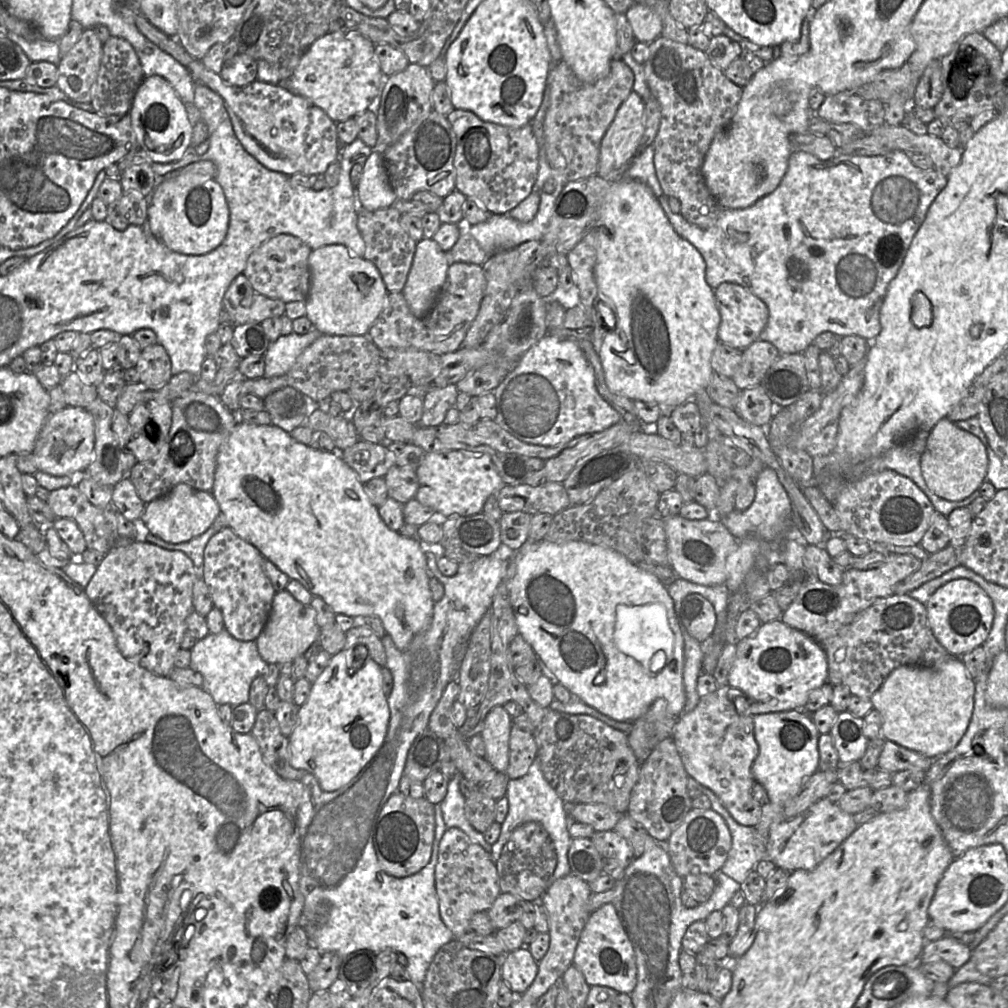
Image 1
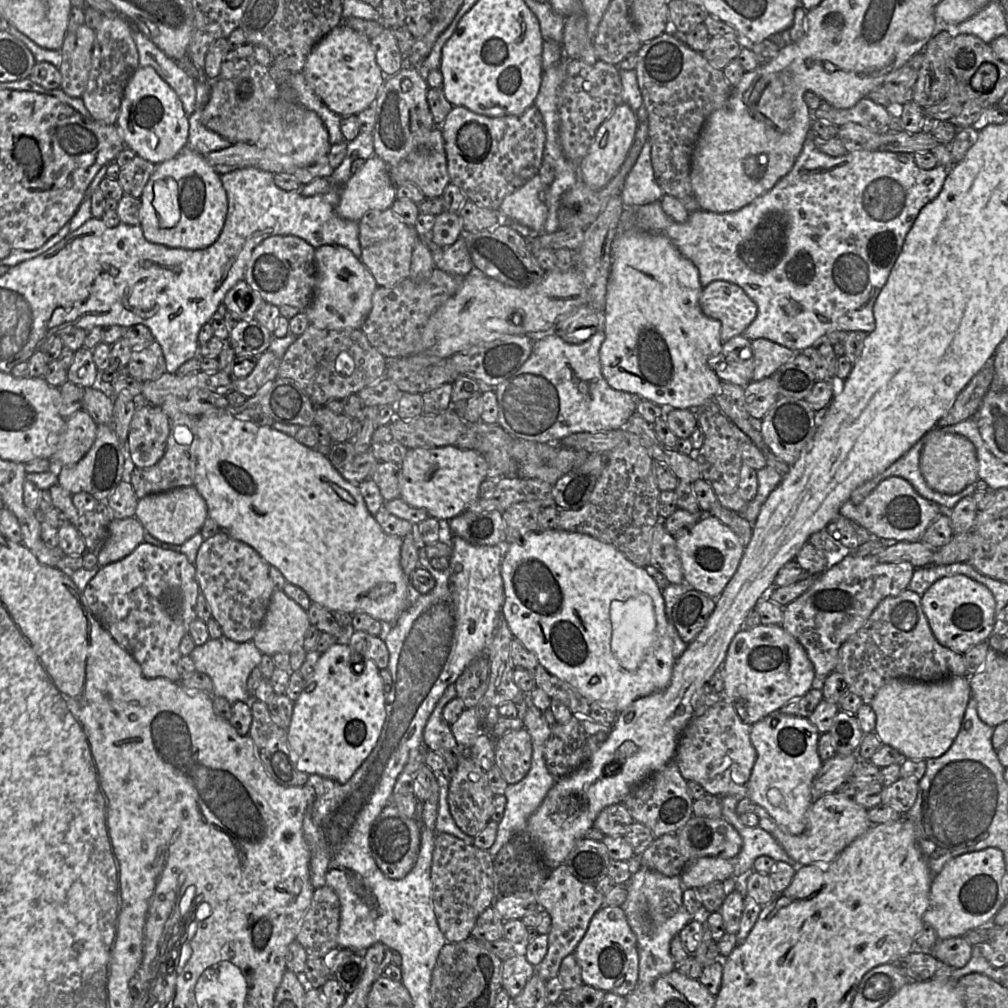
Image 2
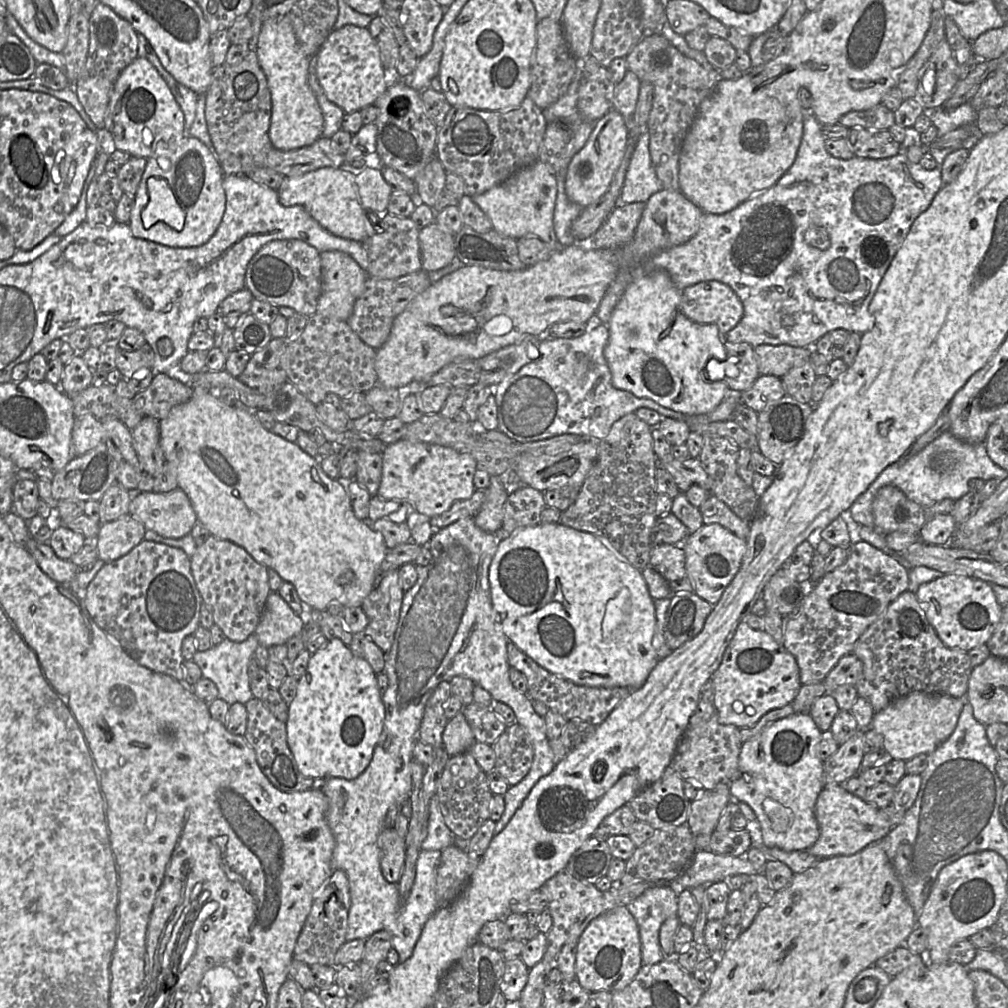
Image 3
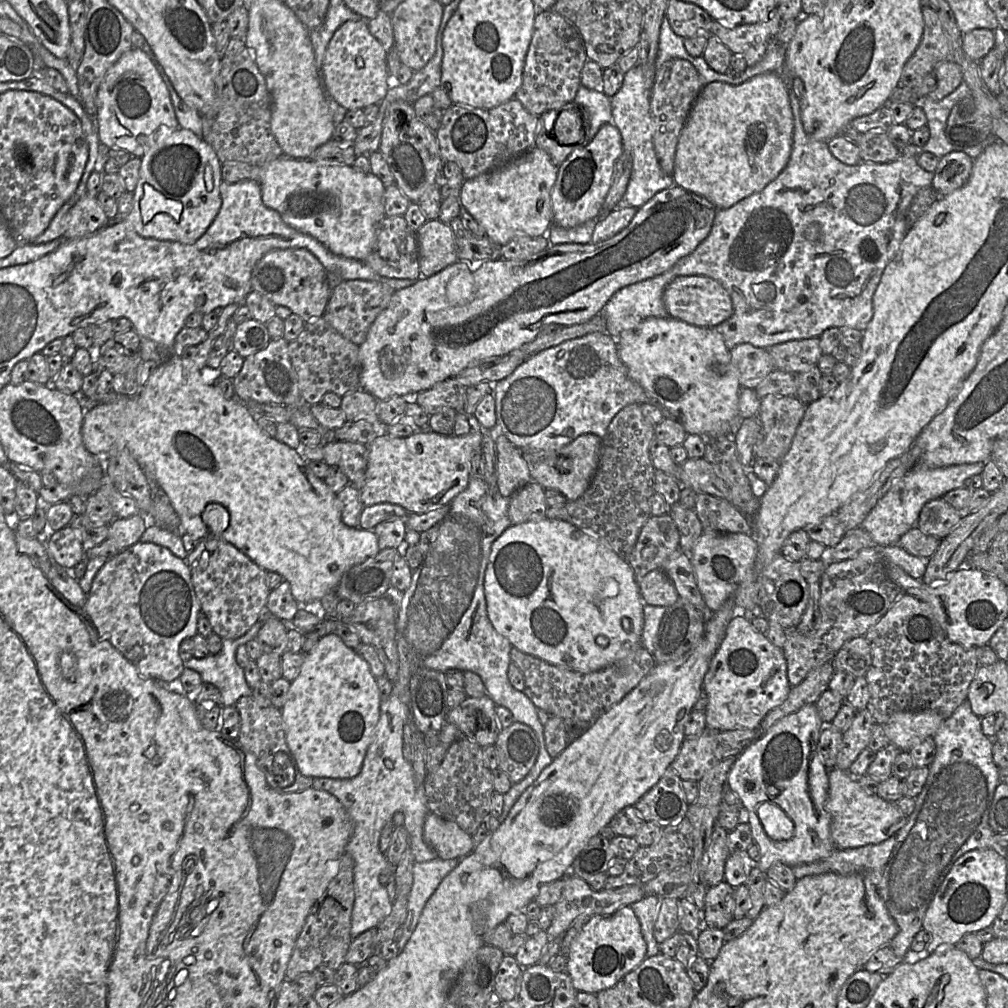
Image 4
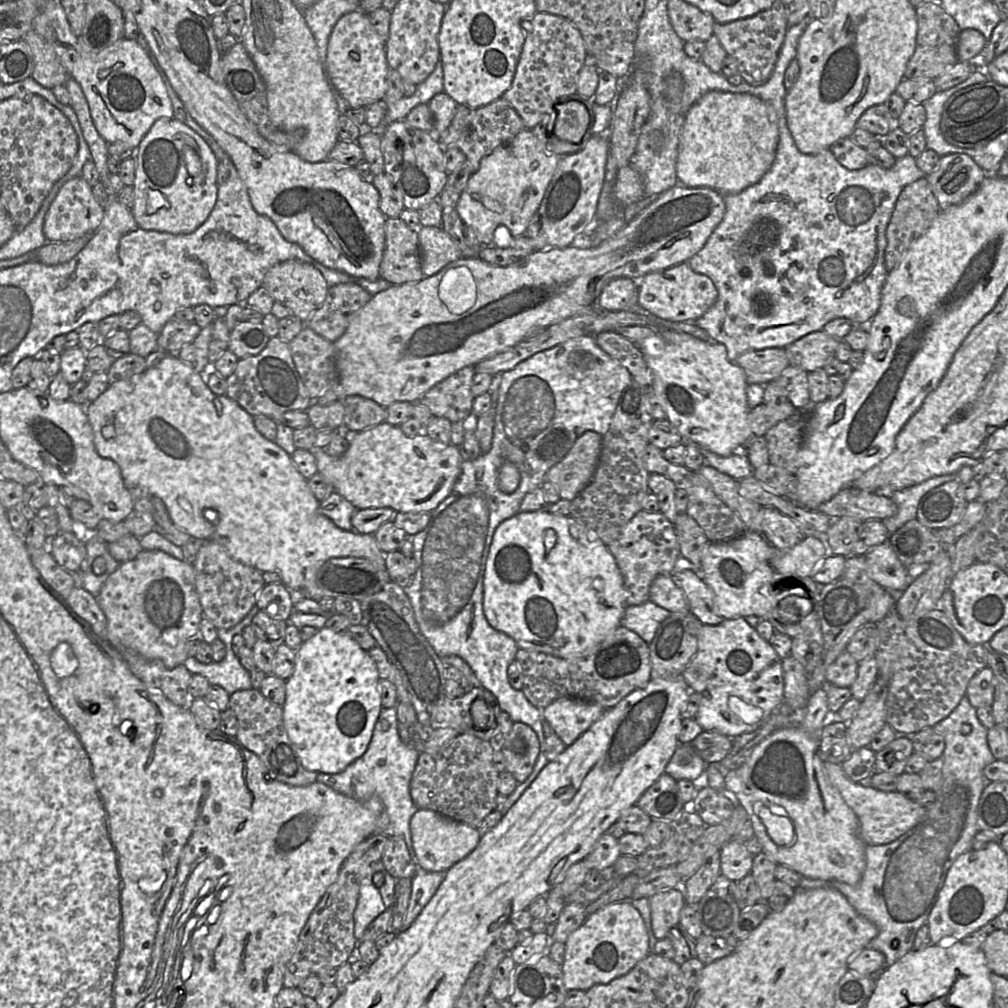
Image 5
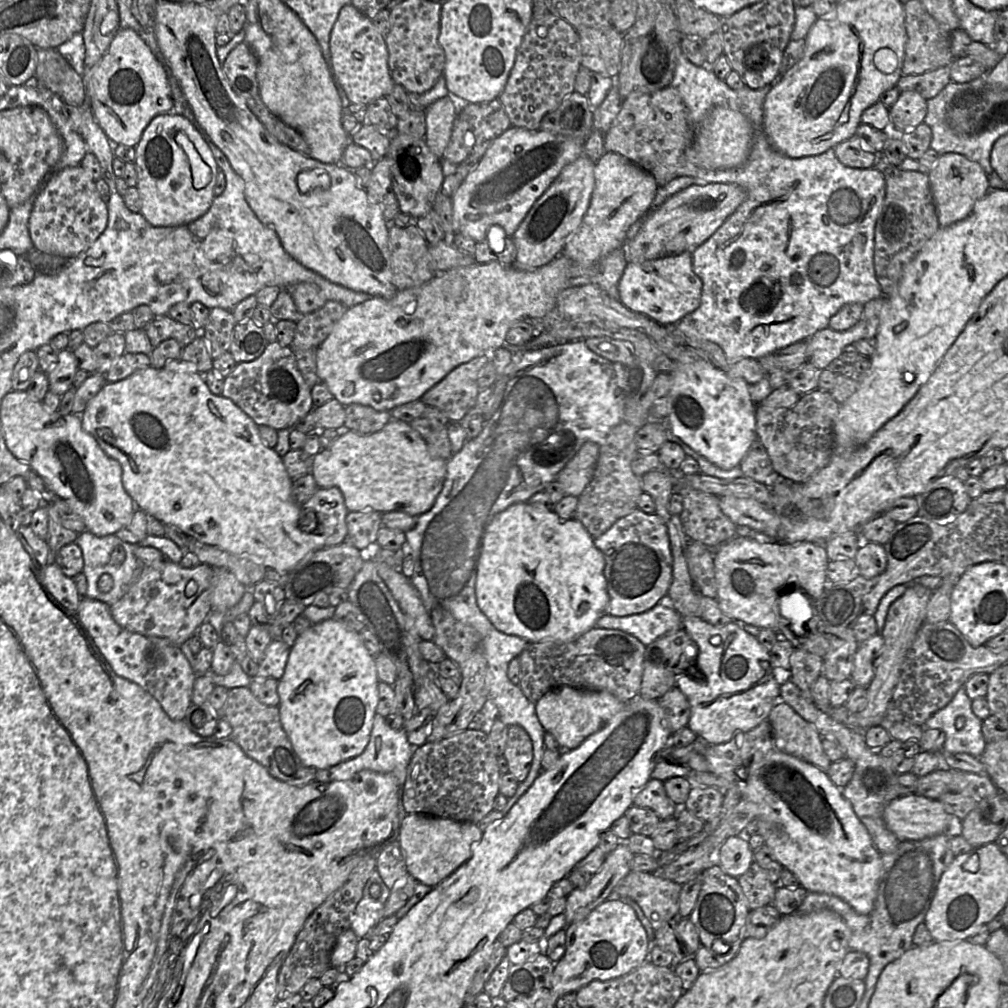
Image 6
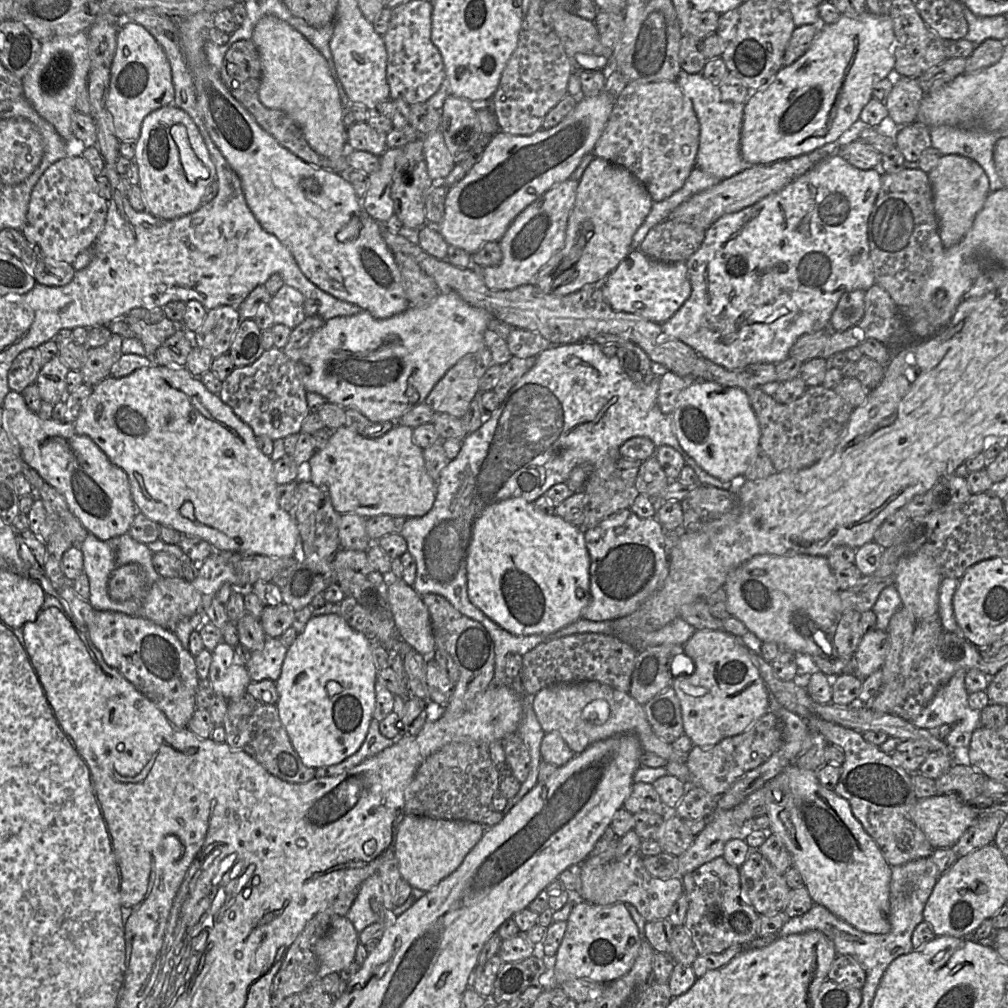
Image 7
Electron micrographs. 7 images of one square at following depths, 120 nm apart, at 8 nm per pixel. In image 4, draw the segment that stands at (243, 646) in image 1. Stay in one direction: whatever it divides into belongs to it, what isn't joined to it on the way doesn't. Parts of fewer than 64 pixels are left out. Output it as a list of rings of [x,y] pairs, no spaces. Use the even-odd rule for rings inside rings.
[[[263,619],[257,621],[244,636],[222,639],[223,647],[217,654],[198,659],[192,657],[185,662],[186,668],[197,671],[203,682],[215,685],[221,692],[221,706],[234,706],[242,696],[252,695],[245,679],[244,669],[236,661],[236,650],[240,645],[257,637]]]

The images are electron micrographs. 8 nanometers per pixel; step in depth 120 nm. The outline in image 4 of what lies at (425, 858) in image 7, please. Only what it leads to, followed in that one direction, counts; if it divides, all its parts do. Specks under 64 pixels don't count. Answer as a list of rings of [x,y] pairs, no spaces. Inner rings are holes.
[[[429,812],[424,821],[423,839],[441,859],[462,859],[473,851],[472,835],[457,823]]]

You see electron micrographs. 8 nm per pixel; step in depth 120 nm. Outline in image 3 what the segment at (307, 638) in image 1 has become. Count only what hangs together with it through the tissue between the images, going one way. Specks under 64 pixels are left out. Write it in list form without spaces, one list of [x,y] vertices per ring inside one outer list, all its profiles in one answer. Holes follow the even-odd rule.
[[[271,592],[254,634],[259,644],[266,648],[273,645],[286,644],[289,639],[301,634],[306,622],[309,622],[308,619],[297,615],[278,592]]]

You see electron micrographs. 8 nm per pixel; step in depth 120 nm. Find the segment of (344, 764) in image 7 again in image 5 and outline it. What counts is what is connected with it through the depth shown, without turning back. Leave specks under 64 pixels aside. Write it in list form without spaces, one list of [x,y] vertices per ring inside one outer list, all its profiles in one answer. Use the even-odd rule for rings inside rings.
[[[396,706],[383,708],[375,724],[366,752],[342,772],[335,774],[318,773],[316,782],[323,783],[358,801],[379,797],[389,818],[389,824],[382,834],[401,837],[406,842],[413,858],[410,820],[418,807],[410,794],[410,782],[420,753],[415,747],[417,734],[413,734],[412,743],[406,744],[400,739],[397,727]]]

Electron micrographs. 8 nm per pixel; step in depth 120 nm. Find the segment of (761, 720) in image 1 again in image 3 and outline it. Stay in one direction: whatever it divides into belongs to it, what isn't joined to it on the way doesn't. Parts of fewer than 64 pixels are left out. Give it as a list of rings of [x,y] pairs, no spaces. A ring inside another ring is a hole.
[[[795,713],[777,720],[742,745],[738,761],[742,777],[731,783],[731,801],[745,802],[752,808],[767,847],[804,851],[819,838],[814,808],[824,788],[824,762],[819,757],[821,735],[809,713]]]

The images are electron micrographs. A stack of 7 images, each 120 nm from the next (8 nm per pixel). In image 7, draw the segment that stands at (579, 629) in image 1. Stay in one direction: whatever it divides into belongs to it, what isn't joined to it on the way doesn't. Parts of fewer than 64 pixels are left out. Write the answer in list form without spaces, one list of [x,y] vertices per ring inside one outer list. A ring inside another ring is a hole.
[[[522,497],[494,503],[477,517],[466,569],[470,602],[514,635],[552,636],[582,618],[590,602],[590,557],[583,528],[540,511]]]

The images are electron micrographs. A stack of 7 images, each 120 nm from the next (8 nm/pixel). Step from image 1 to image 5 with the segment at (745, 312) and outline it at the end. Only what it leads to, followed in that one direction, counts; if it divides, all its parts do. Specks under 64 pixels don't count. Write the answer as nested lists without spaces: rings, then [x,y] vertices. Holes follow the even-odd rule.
[[[687,262],[632,279],[637,281],[638,302],[645,312],[670,321],[695,323],[718,297],[713,281],[708,276],[693,271]]]

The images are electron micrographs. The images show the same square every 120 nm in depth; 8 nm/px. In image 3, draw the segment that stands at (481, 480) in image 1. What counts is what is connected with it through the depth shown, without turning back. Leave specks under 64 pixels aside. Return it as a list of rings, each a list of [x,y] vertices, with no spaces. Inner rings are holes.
[[[401,439],[386,445],[381,455],[382,477],[377,496],[406,502],[429,518],[444,513],[456,501],[470,499],[476,491],[473,479],[478,466],[469,453],[438,444]]]

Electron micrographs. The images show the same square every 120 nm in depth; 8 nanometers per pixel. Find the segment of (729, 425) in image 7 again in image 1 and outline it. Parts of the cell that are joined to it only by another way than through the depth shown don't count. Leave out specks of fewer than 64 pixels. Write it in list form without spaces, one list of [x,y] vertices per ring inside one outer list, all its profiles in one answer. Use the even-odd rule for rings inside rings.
[[[635,179],[611,183],[596,221],[594,268],[599,300],[615,313],[616,325],[608,329],[598,352],[605,381],[613,393],[631,400],[679,406],[709,384],[711,356],[718,344],[721,317],[714,290],[705,279],[706,264],[698,250],[677,234],[651,188]]]

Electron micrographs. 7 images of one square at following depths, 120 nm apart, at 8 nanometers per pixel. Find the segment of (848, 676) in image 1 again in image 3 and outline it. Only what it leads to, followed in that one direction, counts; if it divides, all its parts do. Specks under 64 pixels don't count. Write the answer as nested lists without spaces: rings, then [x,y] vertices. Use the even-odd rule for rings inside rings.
[[[909,589],[901,593],[885,612],[858,639],[853,652],[863,664],[862,675],[856,683],[858,696],[867,700],[875,713],[888,707],[893,701],[913,692],[966,697],[968,681],[972,672],[967,652],[951,649],[943,644],[916,597]]]

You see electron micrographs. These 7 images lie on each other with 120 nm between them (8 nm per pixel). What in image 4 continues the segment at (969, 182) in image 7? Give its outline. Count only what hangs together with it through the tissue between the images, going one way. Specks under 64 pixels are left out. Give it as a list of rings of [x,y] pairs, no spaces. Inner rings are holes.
[[[962,151],[950,152],[940,158],[932,180],[932,187],[940,197],[966,184],[972,172],[973,160]]]

